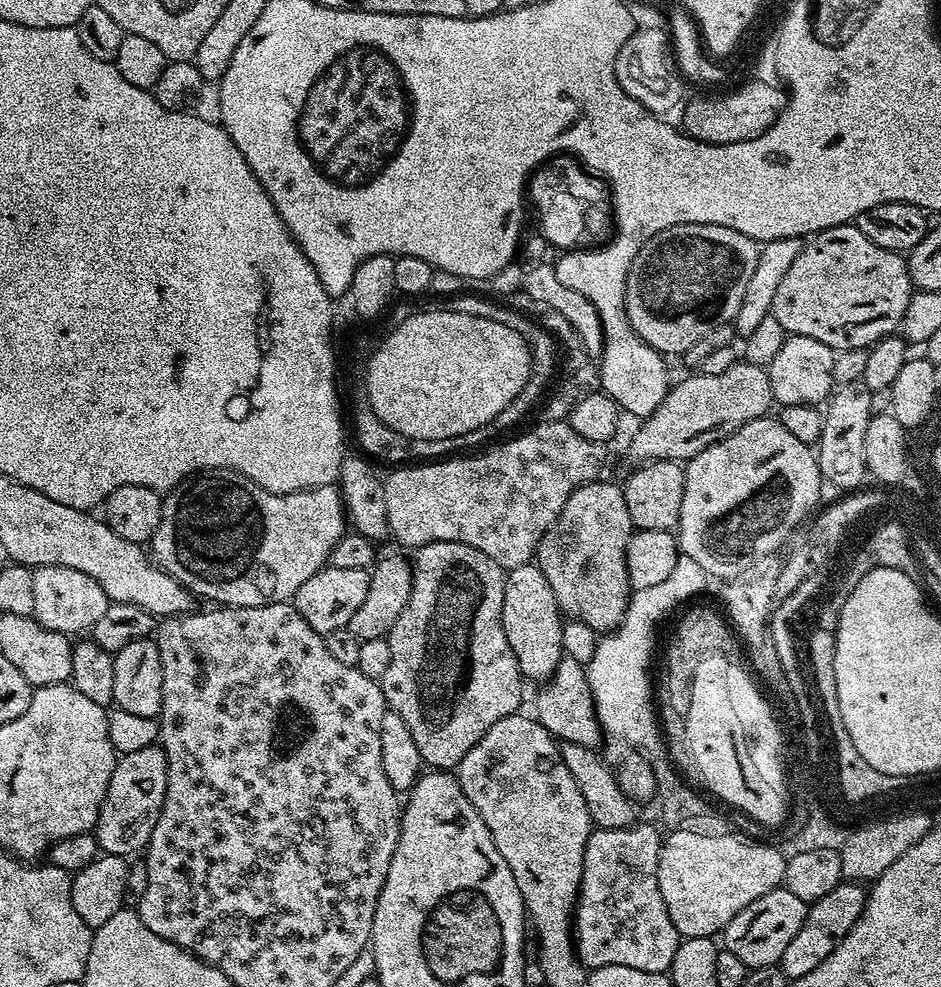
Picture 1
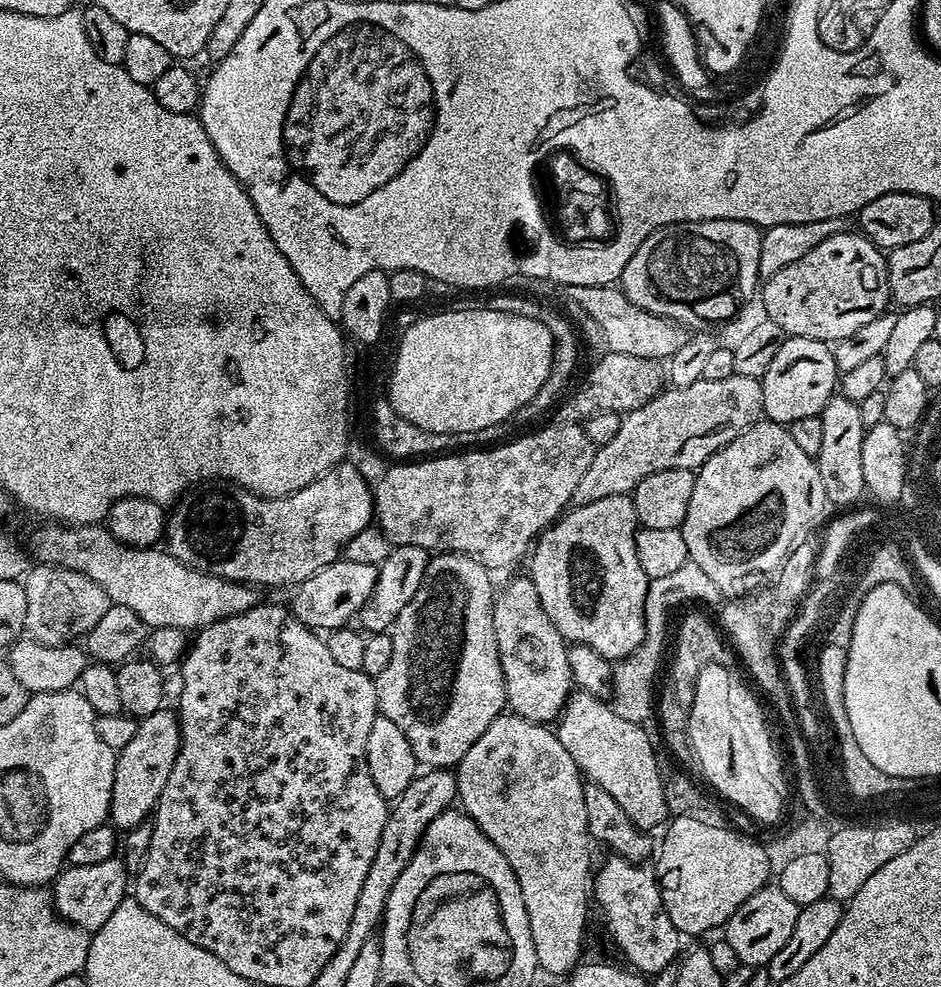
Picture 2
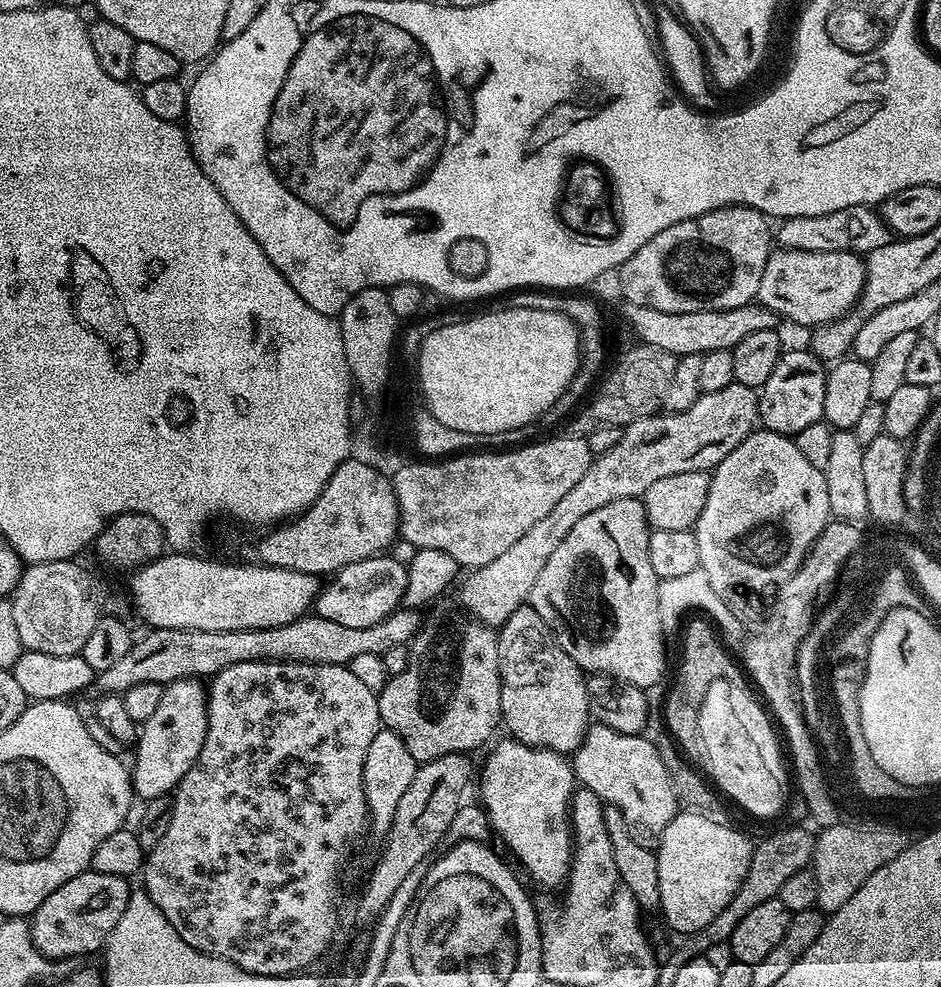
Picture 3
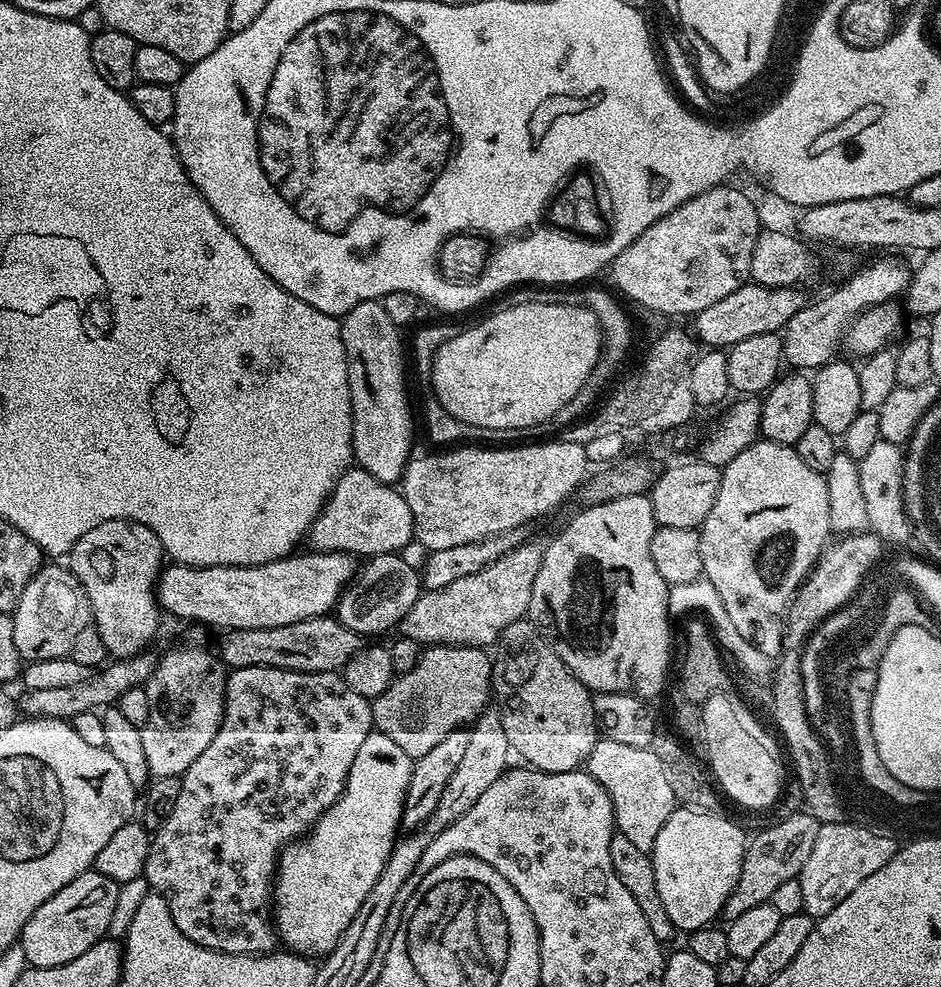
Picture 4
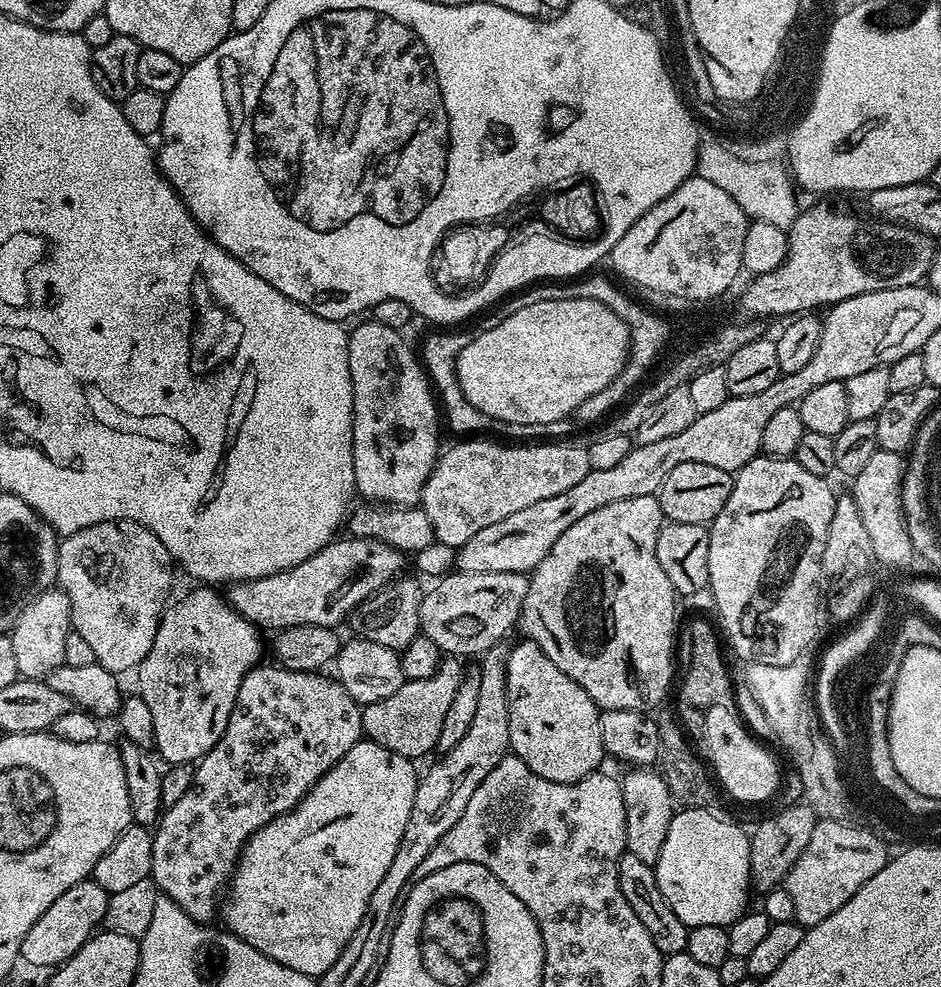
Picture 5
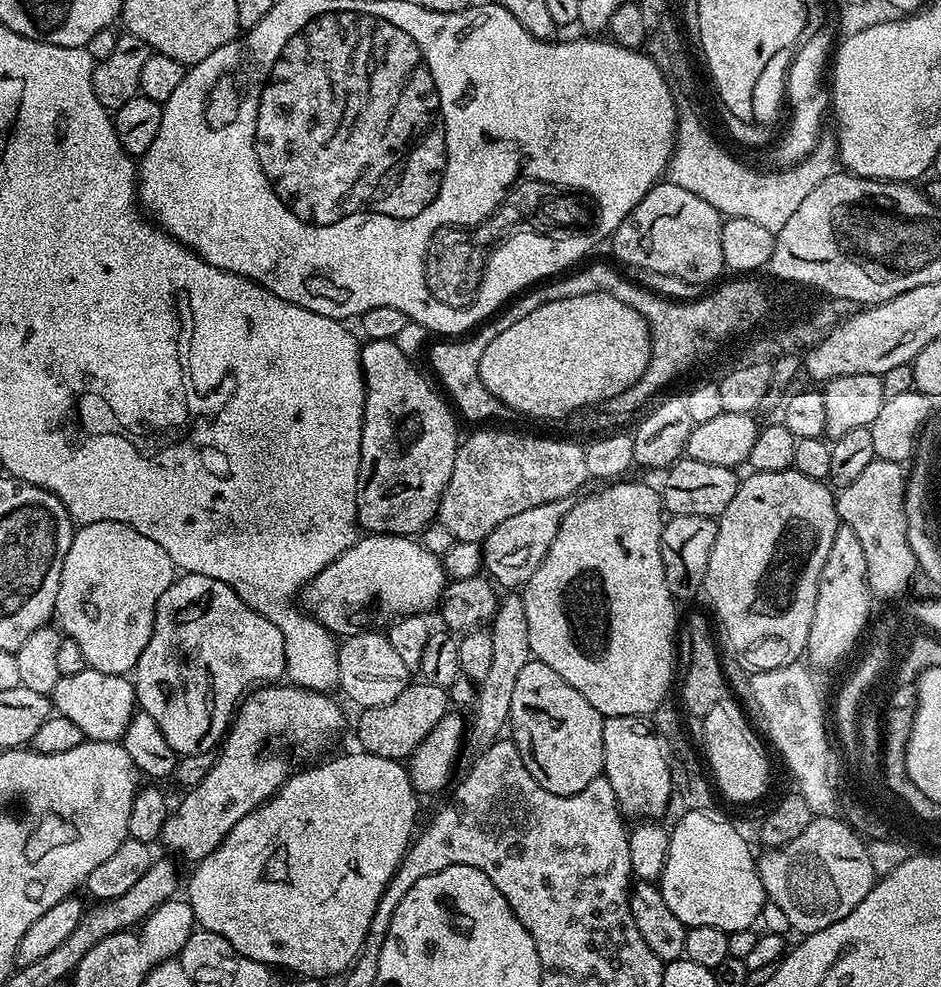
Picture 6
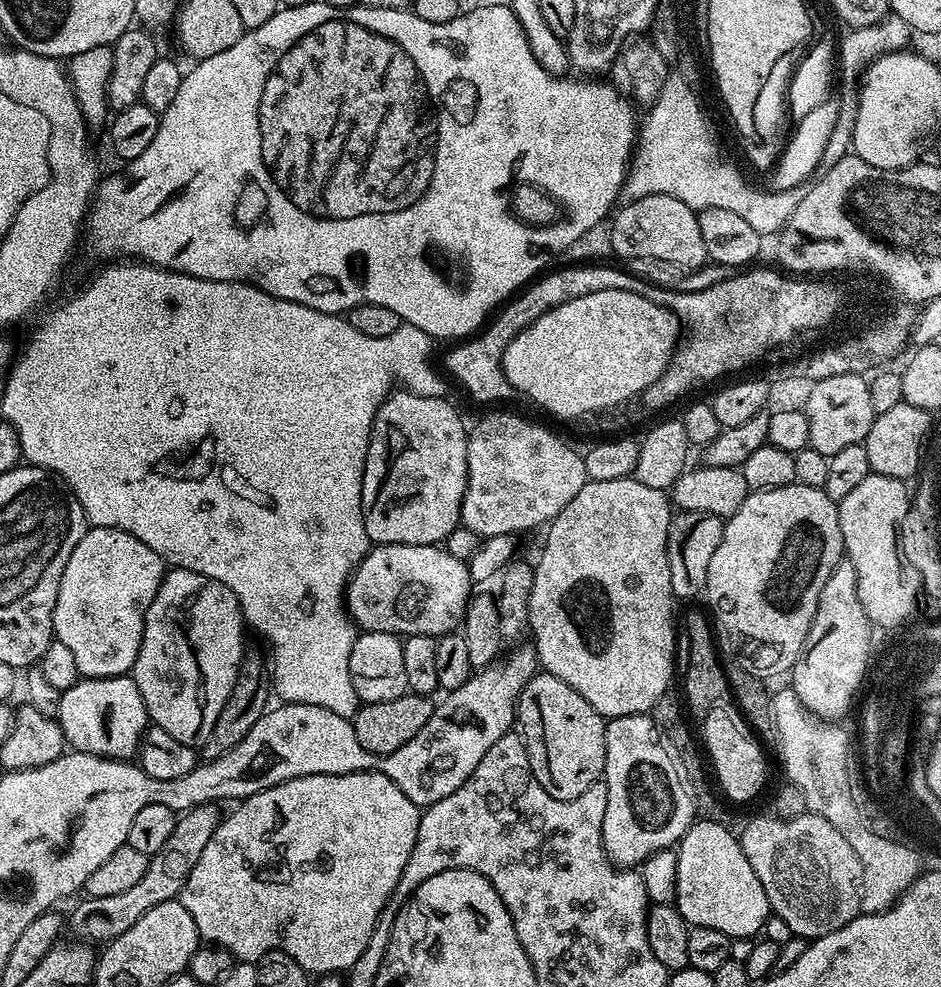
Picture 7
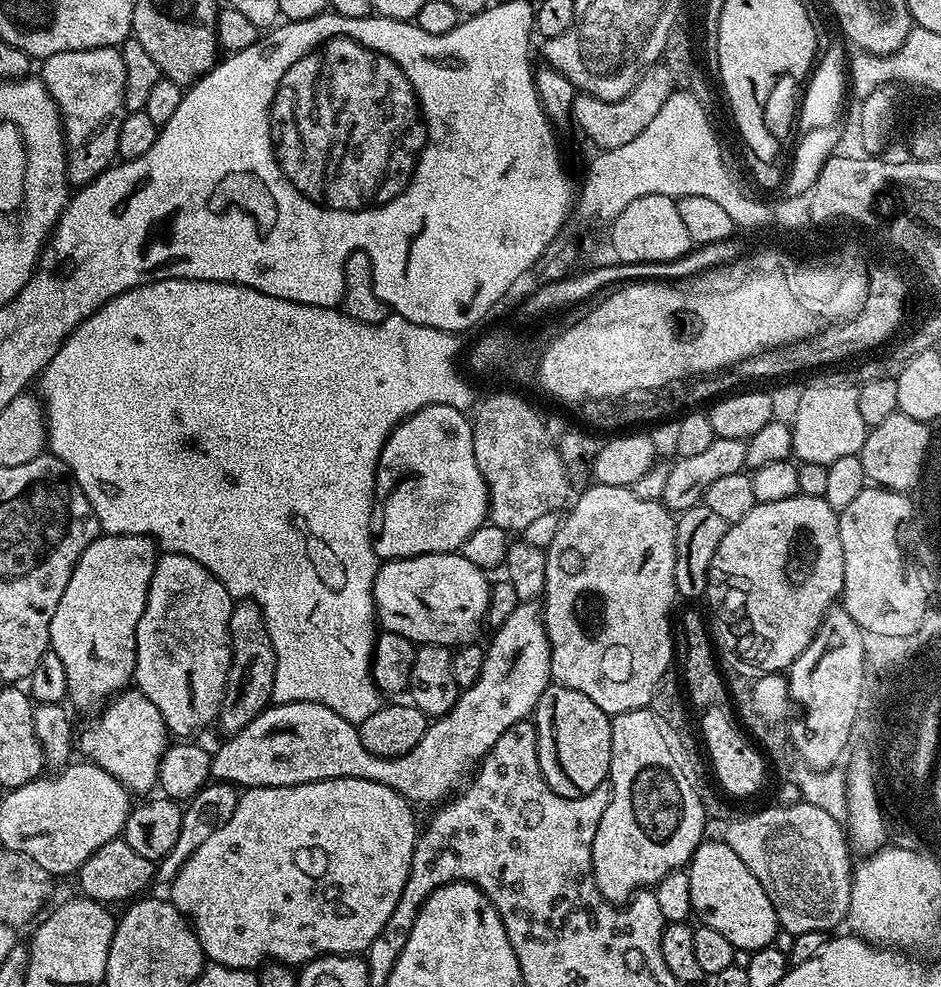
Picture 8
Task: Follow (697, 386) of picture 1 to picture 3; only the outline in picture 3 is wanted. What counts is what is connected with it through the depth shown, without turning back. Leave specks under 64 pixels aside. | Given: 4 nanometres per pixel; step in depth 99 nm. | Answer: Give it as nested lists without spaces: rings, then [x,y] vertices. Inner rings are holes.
[[[733,381],[730,386],[722,387],[721,390],[701,393],[686,411],[659,412],[625,425],[617,445],[612,446],[609,451],[599,453],[593,459],[586,474],[582,474],[582,479],[554,505],[554,510],[550,510],[546,518],[534,522],[534,526],[526,530],[526,534],[522,534],[522,538],[518,538],[518,542],[514,542],[514,546],[510,546],[506,554],[498,554],[494,562],[486,562],[486,566],[469,571],[465,575],[468,577],[465,578],[464,585],[463,580],[459,585],[460,600],[464,603],[463,611],[487,624],[489,628],[499,629],[500,625],[506,622],[506,618],[514,614],[514,610],[525,607],[530,590],[534,590],[534,582],[538,582],[538,574],[542,574],[542,566],[546,566],[546,558],[550,558],[550,554],[554,554],[554,546],[558,546],[558,542],[562,542],[562,538],[570,534],[570,526],[574,526],[574,522],[579,522],[581,518],[586,518],[586,514],[606,506],[606,502],[631,496],[643,497],[644,492],[650,490],[650,486],[654,486],[654,482],[670,474],[711,471],[730,450],[736,448],[755,429],[758,419],[757,391]]]

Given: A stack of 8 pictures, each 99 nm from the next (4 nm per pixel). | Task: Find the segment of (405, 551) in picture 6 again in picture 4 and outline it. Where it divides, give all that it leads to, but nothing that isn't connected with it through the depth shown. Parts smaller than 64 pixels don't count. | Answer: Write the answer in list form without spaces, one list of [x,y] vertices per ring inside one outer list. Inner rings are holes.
[[[308,550],[305,556],[293,554],[281,560],[255,564],[254,566],[206,566],[192,568],[188,564],[169,563],[161,571],[156,586],[157,601],[165,613],[180,620],[197,620],[219,630],[245,628],[262,630],[270,626],[290,626],[290,622],[302,622],[306,618],[327,616],[335,609],[344,589],[353,583],[358,572],[357,557],[347,552],[317,552]]]

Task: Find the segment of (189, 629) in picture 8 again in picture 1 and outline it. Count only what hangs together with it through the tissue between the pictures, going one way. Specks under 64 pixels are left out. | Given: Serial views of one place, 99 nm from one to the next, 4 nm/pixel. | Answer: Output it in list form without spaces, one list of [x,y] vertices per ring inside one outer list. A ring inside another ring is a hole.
[[[156,744],[146,746],[146,750],[134,750],[134,754],[126,754],[117,759],[110,786],[100,803],[100,813],[96,819],[94,835],[99,851],[110,856],[132,858],[135,852],[143,853],[148,846],[148,840],[154,834],[154,826],[164,808],[166,798],[166,782],[168,781],[168,763],[163,748]]]

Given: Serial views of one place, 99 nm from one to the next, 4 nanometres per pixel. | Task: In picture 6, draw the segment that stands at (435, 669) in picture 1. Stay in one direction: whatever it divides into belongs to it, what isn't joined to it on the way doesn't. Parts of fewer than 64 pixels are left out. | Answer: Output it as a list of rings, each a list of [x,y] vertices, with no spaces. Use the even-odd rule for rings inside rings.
[[[423,682],[409,683],[408,688],[402,690],[402,694],[398,694],[398,698],[394,698],[394,702],[390,702],[386,706],[365,708],[359,713],[360,721],[356,724],[356,736],[360,739],[359,747],[363,751],[378,754],[382,758],[407,761],[412,751],[424,741],[426,734],[430,734],[430,730],[434,730],[434,726],[438,726],[438,722],[448,711],[450,711],[450,696],[445,689]]]

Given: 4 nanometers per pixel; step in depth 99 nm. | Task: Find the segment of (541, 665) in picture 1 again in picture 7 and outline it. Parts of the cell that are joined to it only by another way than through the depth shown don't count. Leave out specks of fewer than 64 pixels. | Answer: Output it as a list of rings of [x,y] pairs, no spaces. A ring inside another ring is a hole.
[[[543,670],[537,671],[522,690],[520,702],[516,705],[516,720],[518,735],[523,738],[526,754],[530,758],[530,770],[534,770],[534,778],[538,778],[546,794],[559,800],[573,800],[586,794],[586,790],[590,790],[590,786],[603,777],[608,729],[605,717],[594,710],[594,706],[590,706],[590,702],[586,702],[578,690],[562,682],[562,678],[554,678],[554,674]]]

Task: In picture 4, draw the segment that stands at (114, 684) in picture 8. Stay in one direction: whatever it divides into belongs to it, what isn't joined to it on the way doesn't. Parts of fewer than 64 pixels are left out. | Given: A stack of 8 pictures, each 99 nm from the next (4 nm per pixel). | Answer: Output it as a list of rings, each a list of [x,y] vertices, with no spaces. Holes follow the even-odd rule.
[[[107,520],[102,526],[94,526],[90,534],[82,534],[70,553],[70,567],[78,582],[86,590],[86,598],[92,607],[91,623],[102,634],[109,657],[123,658],[145,651],[160,628],[162,609],[156,598],[156,586],[162,571],[162,549],[154,530],[133,520]]]

